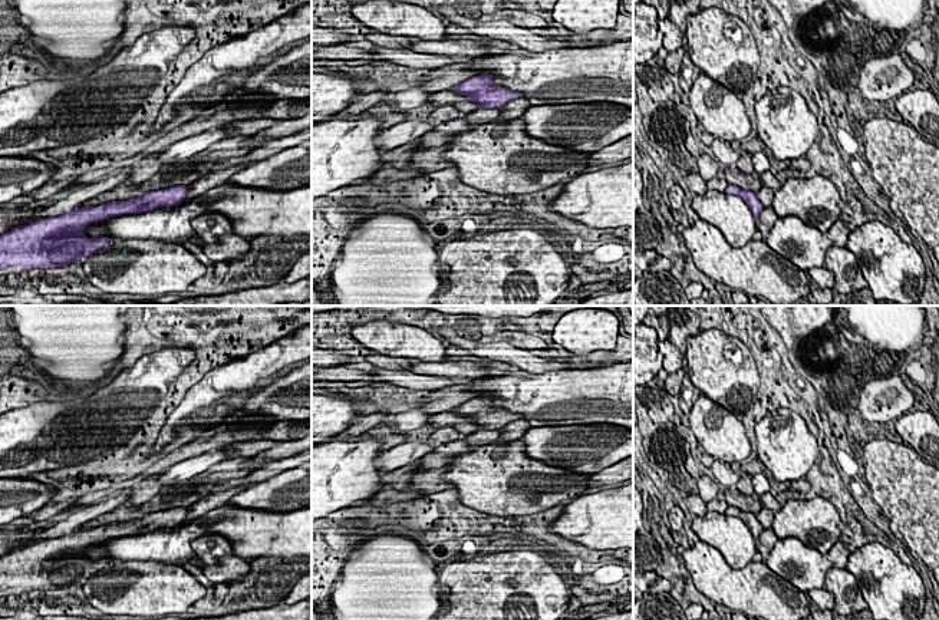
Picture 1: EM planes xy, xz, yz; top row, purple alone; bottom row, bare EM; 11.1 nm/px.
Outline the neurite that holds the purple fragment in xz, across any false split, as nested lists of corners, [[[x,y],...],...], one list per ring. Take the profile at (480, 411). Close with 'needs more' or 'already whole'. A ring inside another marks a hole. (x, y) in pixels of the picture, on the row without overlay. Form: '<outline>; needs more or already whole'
[[[492,396],[474,398],[449,412],[464,416],[470,423],[482,426],[484,429],[503,429],[507,423],[518,421],[523,415],[511,413],[492,405]]]; already whole

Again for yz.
[[[731,505],[727,508],[725,514],[741,518],[751,530],[754,540],[757,541],[760,538],[764,528],[757,520],[757,515],[749,511],[741,511],[739,508]]]; already whole

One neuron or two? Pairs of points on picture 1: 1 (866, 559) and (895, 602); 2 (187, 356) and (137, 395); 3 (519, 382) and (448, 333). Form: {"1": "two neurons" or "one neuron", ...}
{"1": "one neuron", "2": "one neuron", "3": "two neurons"}

